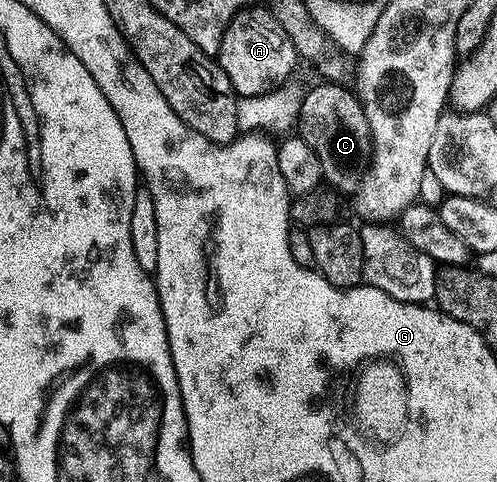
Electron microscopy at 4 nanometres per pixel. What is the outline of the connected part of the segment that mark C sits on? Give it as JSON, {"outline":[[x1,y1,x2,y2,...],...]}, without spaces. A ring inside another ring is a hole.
{"outline":[[323,81,321,85,312,87,303,96,302,103,298,106,297,133,312,148,312,152,316,152,322,165,325,181,335,191,350,196,360,188,362,178,365,177,370,165,372,153,370,125,348,124,348,122,344,122,344,118,334,120,336,118,336,106,348,106,348,104,338,104,338,102,352,102,352,106,354,106,354,101,358,98,357,93,337,82]]}

